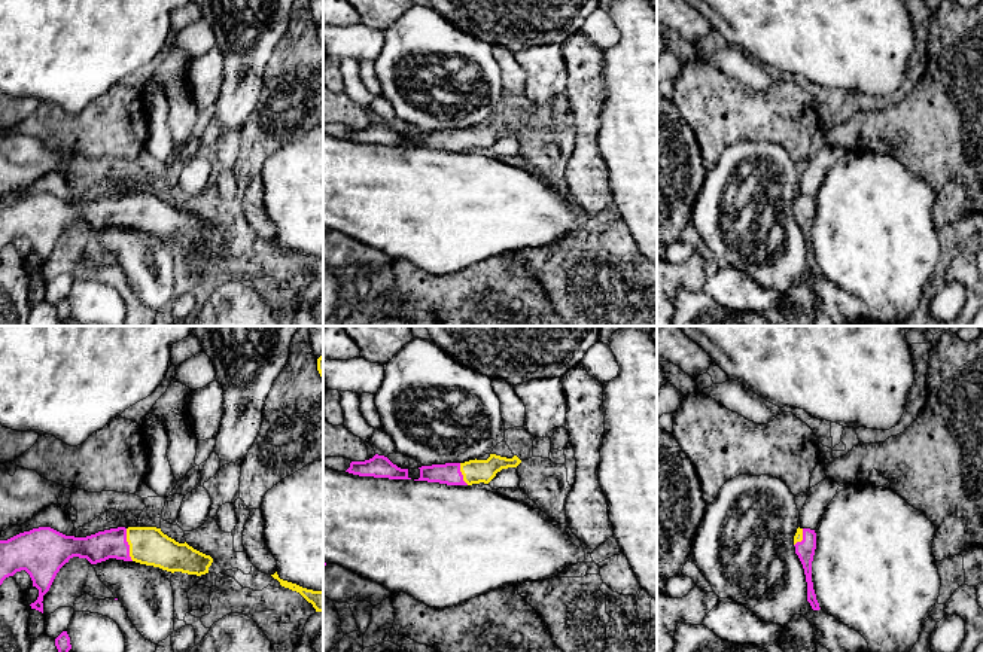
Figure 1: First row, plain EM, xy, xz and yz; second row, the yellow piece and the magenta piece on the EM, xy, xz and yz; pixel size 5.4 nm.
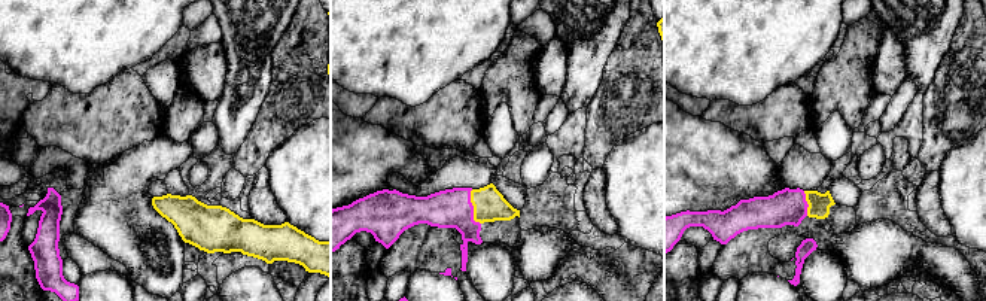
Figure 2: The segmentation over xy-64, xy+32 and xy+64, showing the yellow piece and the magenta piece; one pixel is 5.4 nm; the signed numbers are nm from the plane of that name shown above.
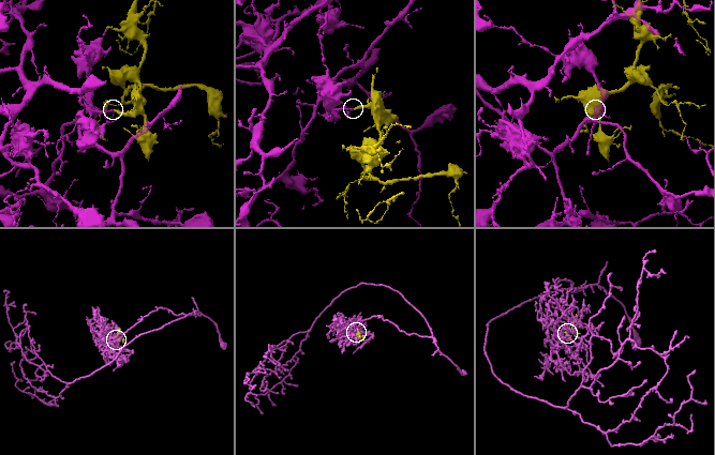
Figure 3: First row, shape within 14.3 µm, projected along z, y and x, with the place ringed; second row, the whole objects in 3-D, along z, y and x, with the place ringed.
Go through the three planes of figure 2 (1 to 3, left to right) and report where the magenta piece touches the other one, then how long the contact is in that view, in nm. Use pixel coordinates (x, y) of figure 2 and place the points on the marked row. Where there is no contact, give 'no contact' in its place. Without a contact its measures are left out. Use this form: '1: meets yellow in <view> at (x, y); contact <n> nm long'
1: no contact
2: meets yellow in xy+32 at (474, 207); contact 200 nm long
3: meets yellow in xy+64 at (808, 203); contact 140 nm long

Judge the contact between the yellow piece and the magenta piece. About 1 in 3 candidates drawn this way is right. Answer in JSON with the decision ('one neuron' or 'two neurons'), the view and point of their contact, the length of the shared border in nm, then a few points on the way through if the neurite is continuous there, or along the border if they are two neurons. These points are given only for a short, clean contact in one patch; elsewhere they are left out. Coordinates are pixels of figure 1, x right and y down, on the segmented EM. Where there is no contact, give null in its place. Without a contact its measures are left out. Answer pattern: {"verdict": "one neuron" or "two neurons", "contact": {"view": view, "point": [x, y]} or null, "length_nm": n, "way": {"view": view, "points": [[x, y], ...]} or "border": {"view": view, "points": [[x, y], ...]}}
{"verdict": "one neuron", "contact": {"view": "xy", "point": [128, 544]}, "length_nm": 180, "way": {"view": "xy", "points": [[148, 545], [128, 544], [110, 544]]}}

